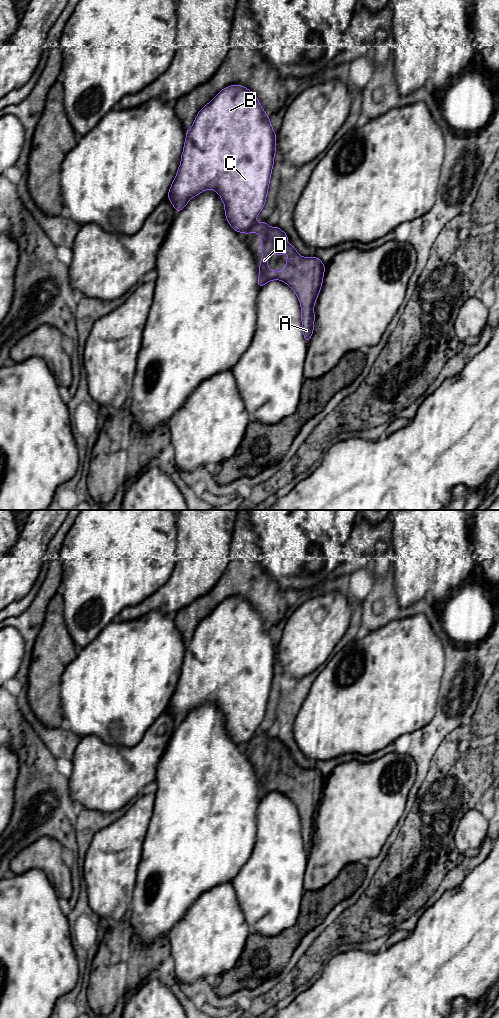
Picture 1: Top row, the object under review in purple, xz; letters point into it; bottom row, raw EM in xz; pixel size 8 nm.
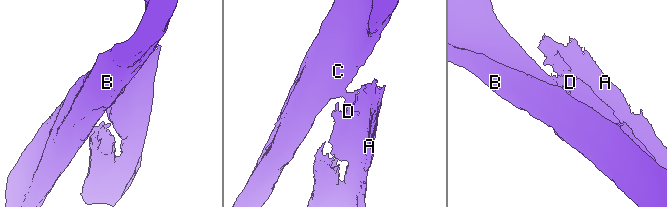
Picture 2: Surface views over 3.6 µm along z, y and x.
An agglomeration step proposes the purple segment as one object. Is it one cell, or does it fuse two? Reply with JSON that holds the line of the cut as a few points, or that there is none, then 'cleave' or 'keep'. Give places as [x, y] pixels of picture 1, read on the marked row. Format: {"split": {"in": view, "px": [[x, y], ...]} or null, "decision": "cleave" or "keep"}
{"split": {"in": "xz", "px": [[254, 223], [248, 232]]}, "decision": "cleave"}

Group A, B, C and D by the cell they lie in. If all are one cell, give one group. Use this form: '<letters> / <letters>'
A D / B C

